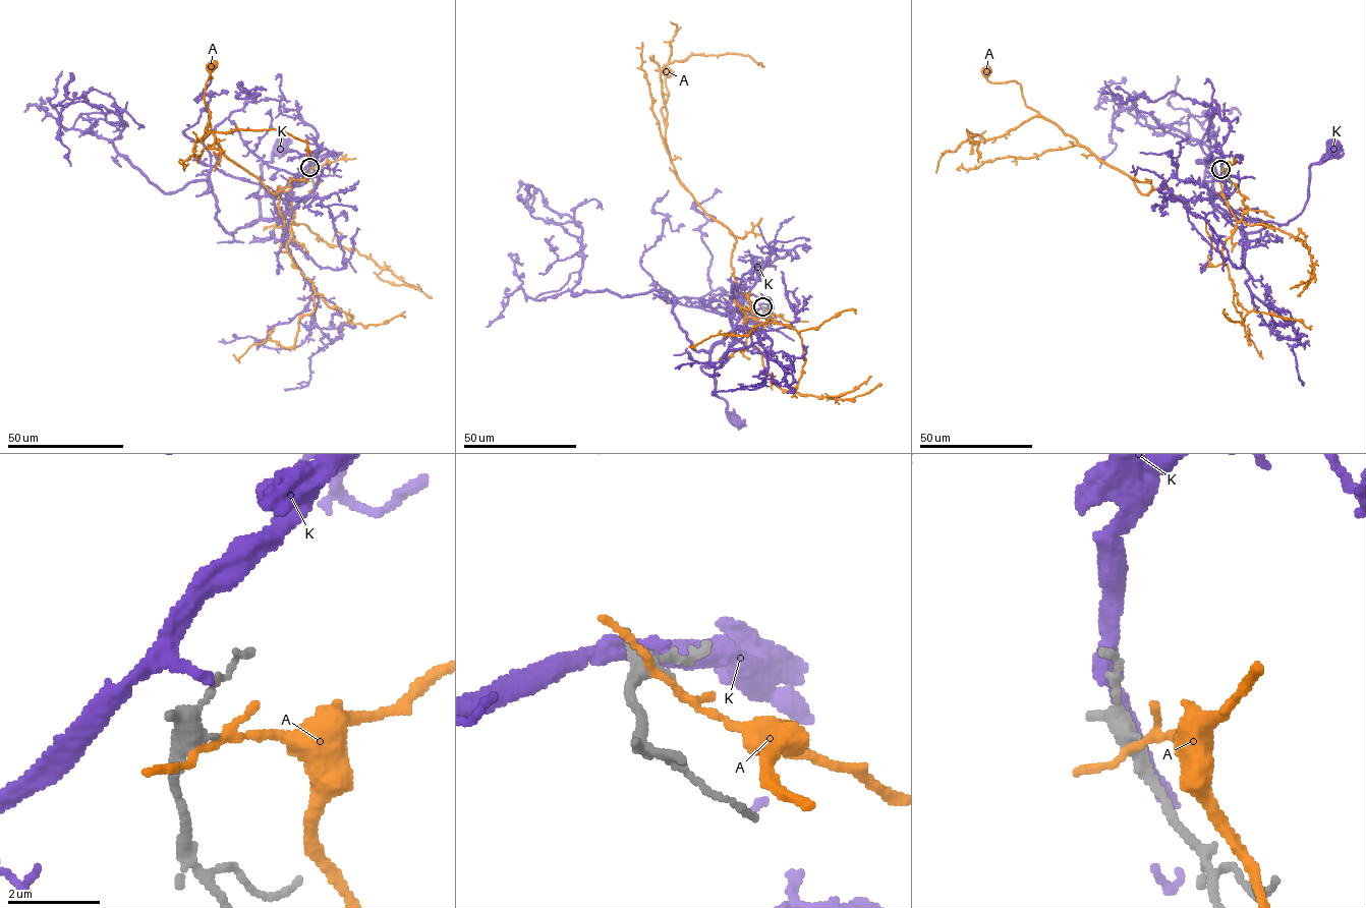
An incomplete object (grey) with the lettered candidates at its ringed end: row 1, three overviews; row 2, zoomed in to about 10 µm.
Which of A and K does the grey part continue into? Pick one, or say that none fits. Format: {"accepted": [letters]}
{"accepted": []}

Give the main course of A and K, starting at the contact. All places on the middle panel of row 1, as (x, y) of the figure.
A: (763, 308), (773, 319), (747, 334), (735, 301), (736, 239), (678, 179), (661, 110), (667, 72)
K: (764, 307), (743, 309), (702, 366), (714, 379), (713, 394), (726, 401), (736, 421)

